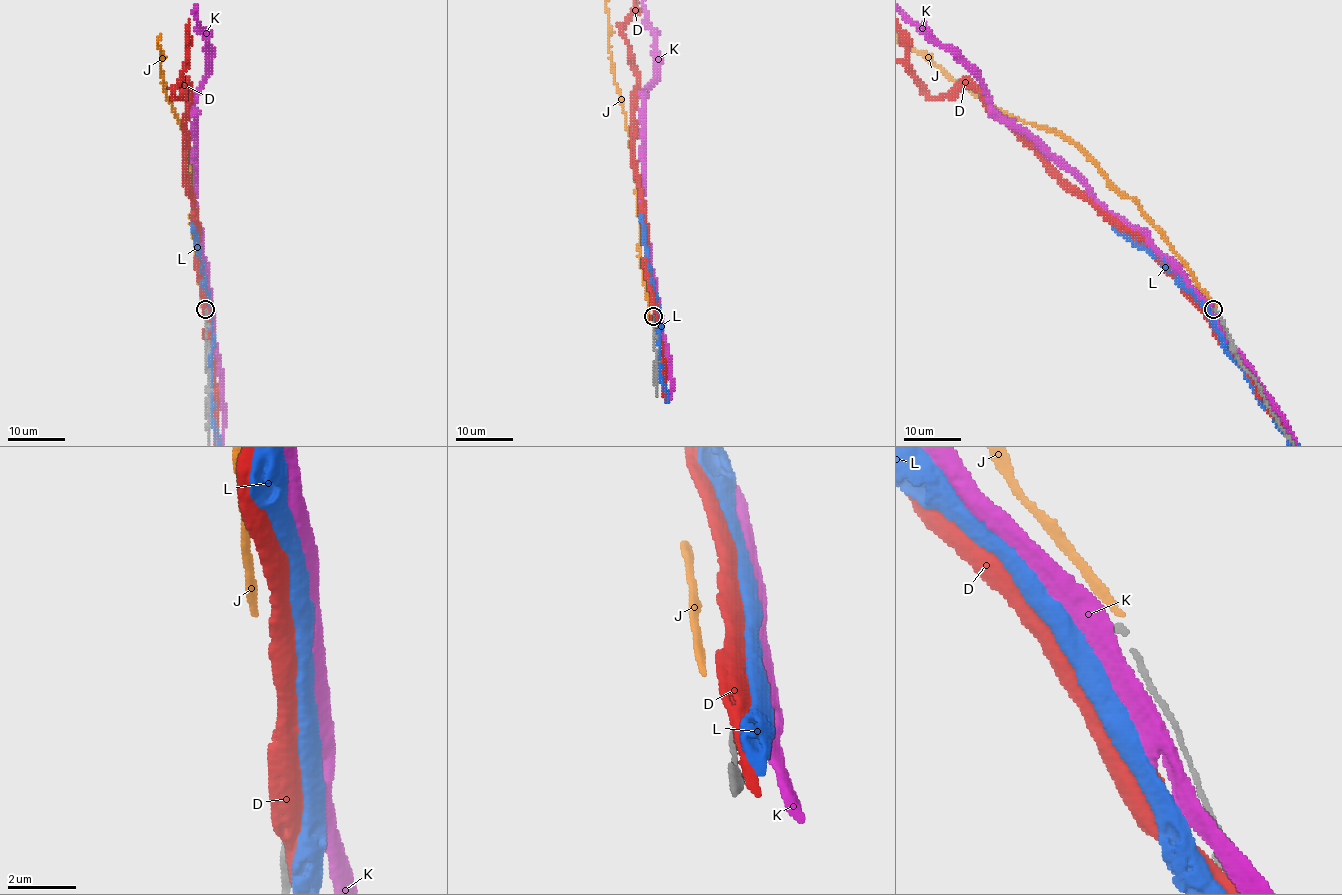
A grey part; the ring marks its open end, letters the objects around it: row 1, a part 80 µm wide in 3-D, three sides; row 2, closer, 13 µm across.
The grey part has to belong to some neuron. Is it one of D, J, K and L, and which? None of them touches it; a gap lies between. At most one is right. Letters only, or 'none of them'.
none of them

